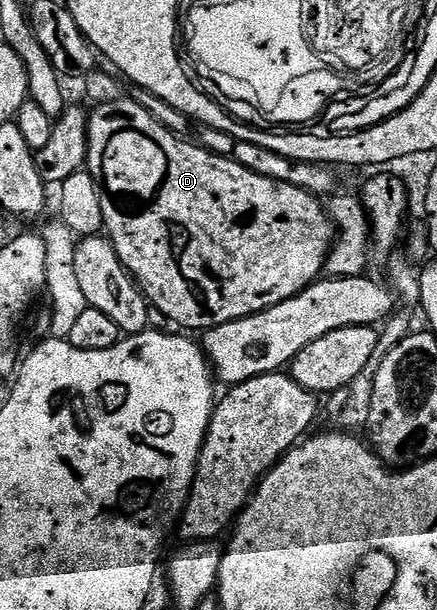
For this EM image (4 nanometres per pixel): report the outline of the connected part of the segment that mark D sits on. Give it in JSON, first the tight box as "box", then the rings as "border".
{"box":[85,99,335,333],"border":[[[119,99],[111,103],[103,103],[88,114],[87,154],[85,169],[91,179],[99,184],[102,196],[113,193],[118,197],[118,203],[109,207],[105,197],[99,199],[99,211],[102,213],[102,230],[113,245],[113,251],[122,267],[135,280],[141,288],[146,300],[151,304],[152,310],[166,315],[173,323],[181,327],[190,327],[193,331],[204,333],[212,331],[214,327],[254,315],[260,311],[271,309],[291,297],[295,297],[303,289],[317,282],[325,268],[325,261],[329,254],[331,242],[335,237],[335,229],[331,224],[330,216],[320,207],[318,200],[308,191],[299,189],[290,183],[280,183],[277,179],[268,179],[243,165],[239,165],[232,157],[218,155],[216,151],[209,151],[196,142],[184,143],[176,139],[177,135],[161,122],[150,115],[148,110],[132,99]]]}

